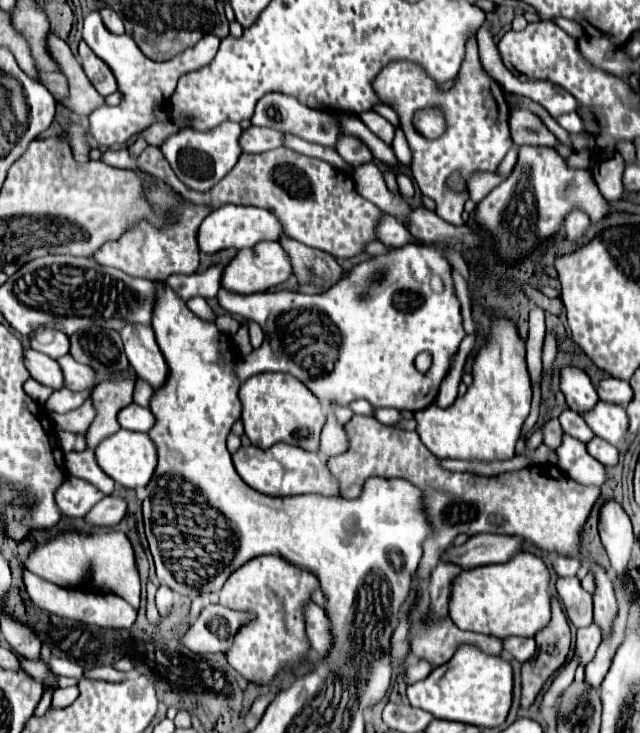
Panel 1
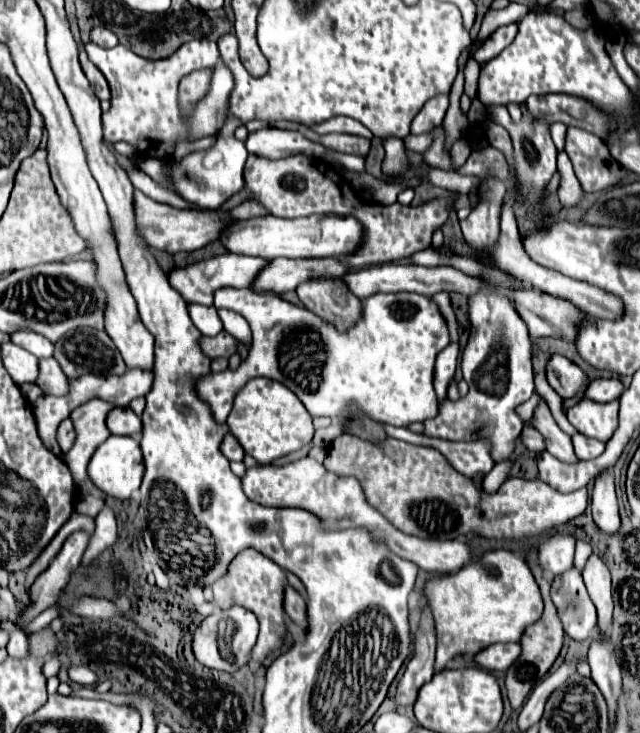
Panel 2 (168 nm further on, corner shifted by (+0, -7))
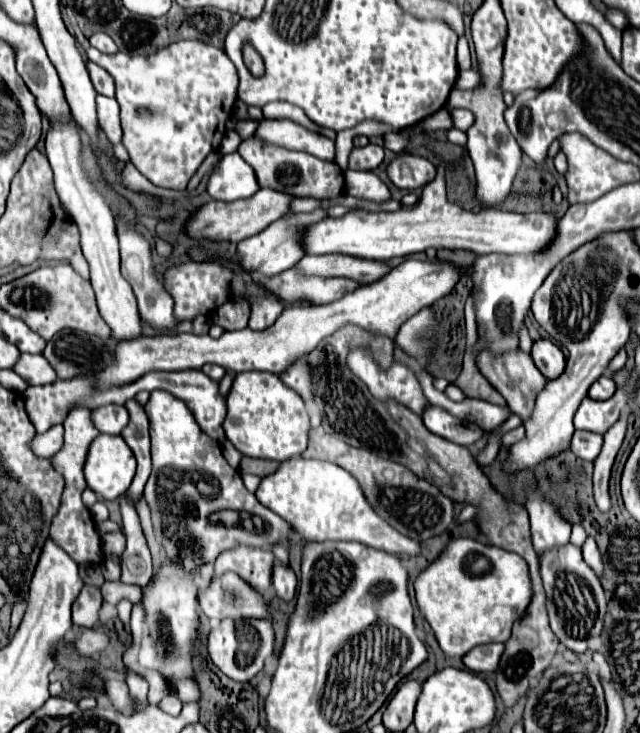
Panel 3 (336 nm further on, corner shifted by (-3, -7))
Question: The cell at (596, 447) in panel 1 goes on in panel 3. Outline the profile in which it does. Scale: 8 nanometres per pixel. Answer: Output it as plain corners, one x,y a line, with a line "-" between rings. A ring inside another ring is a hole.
576,431
570,443
570,449
576,457
584,461
594,461
602,449
602,435
590,431

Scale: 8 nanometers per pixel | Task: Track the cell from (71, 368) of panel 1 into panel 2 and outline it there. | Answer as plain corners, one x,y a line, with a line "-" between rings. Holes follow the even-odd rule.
39,359
39,381
35,381
43,393
65,395
69,389
69,379
63,375
59,363
51,359

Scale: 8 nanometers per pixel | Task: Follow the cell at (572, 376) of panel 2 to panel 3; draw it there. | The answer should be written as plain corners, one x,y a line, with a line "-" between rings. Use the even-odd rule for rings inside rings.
540,339
534,343
532,347
532,359
536,363
536,367
540,369
540,373
552,381
552,379
558,379
564,369
566,369
566,357
564,353
548,339

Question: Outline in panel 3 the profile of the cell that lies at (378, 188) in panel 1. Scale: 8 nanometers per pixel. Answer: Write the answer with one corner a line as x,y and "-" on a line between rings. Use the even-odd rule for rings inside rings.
264,119
260,127
256,129
256,137
270,145
278,145
290,151
304,151
324,161
334,161
336,157
334,141
314,131
302,129
300,125
294,125
292,121

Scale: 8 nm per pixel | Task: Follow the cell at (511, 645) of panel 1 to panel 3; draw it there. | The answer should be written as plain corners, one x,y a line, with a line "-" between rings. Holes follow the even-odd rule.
490,643
490,645
474,647
474,649
464,657
464,665
466,665
470,671
474,671
474,673
496,671
502,653
504,653
504,645
500,645
500,643

